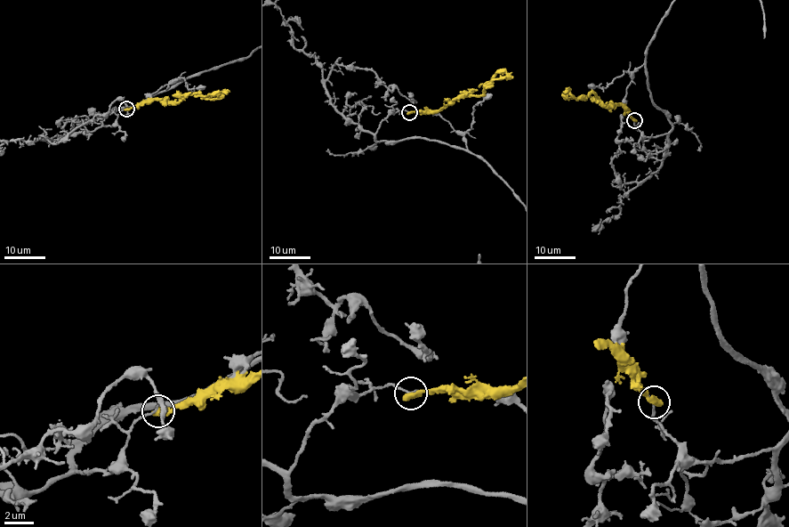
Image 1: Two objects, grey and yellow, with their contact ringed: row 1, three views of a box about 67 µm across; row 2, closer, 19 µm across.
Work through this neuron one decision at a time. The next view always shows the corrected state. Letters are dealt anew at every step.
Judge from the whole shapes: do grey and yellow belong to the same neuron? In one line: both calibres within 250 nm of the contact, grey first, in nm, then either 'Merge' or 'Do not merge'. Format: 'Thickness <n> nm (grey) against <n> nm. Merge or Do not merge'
Thickness 170 nm (grey) against 480 nm. Do not merge

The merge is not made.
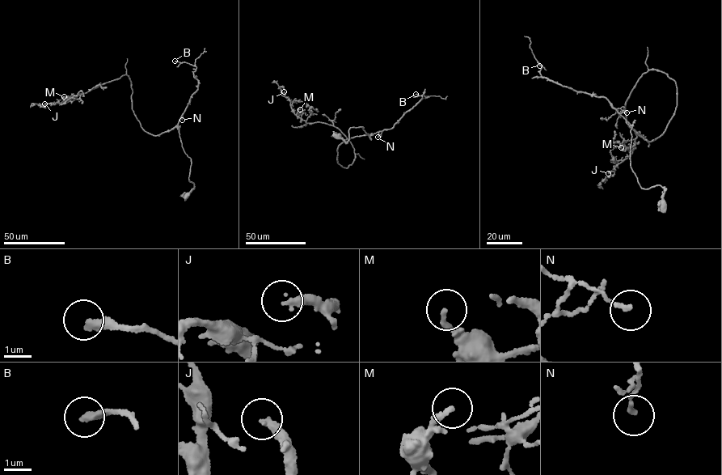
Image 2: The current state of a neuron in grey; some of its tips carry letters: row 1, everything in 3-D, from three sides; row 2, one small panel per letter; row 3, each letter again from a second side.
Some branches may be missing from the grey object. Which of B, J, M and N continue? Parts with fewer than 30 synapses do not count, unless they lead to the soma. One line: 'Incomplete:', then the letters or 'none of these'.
Incomplete: none of these

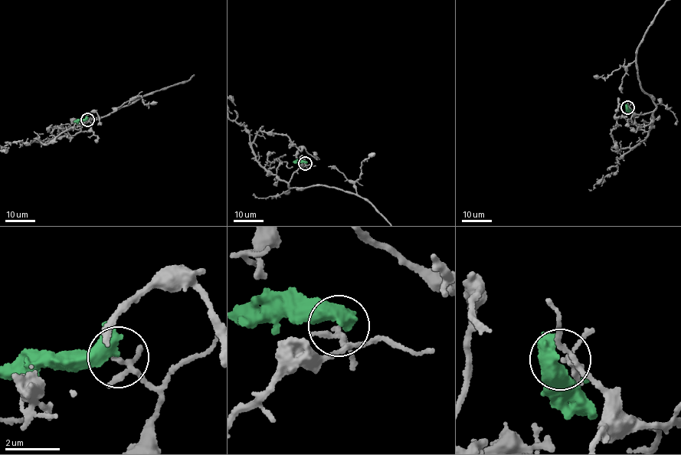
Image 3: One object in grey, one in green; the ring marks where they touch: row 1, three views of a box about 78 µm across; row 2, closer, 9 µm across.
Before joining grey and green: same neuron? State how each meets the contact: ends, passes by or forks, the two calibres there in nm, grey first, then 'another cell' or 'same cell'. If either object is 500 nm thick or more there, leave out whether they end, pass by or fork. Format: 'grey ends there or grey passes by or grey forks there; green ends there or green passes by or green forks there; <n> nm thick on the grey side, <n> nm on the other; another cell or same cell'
grey forks there; green passes by; 130 nm thick on the grey side, 360 nm on the other; another cell

